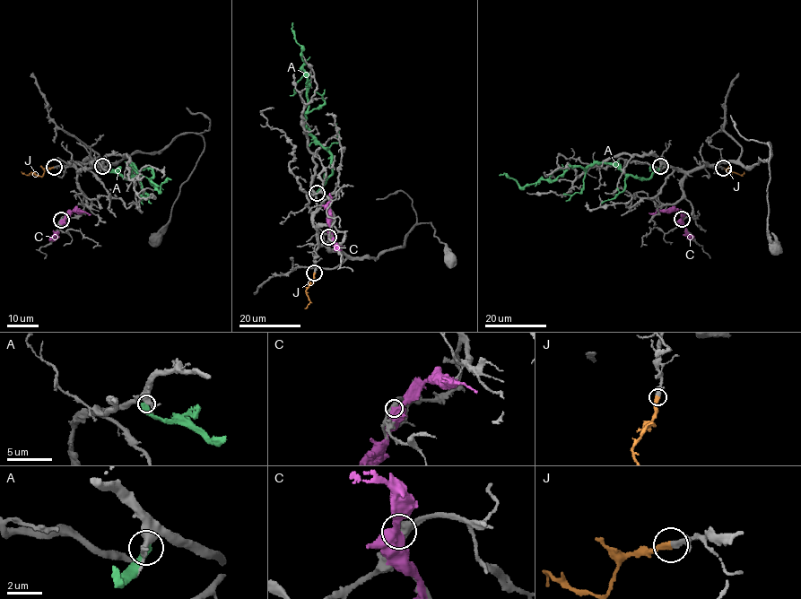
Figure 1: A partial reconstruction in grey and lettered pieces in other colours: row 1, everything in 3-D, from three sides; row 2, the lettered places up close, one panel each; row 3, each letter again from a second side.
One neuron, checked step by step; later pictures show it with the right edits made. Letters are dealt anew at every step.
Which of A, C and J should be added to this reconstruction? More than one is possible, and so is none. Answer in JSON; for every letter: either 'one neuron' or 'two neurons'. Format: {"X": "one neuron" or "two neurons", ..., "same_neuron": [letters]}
{"A": "two neurons", "C": "two neurons", "J": "one neuron", "same_neuron": ["J"]}

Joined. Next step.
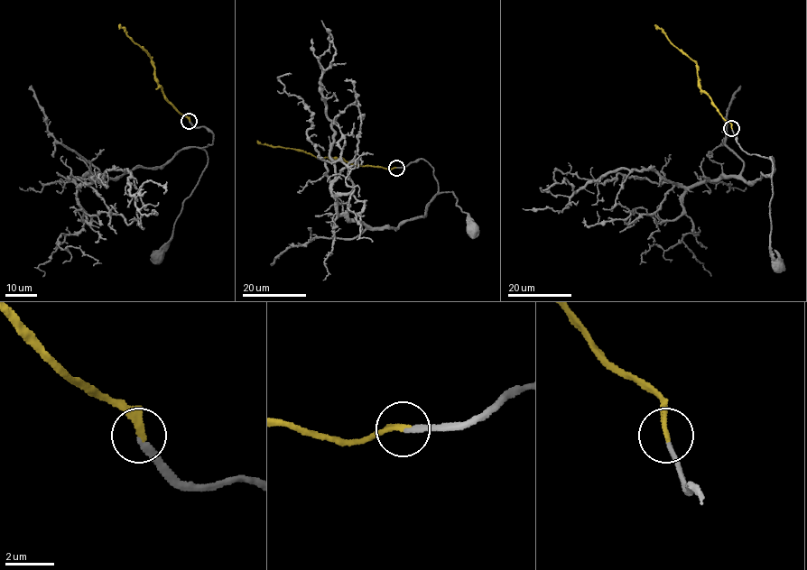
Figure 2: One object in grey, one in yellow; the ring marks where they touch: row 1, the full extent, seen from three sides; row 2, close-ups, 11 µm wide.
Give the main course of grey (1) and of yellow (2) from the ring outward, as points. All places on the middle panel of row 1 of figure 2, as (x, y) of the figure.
1: (396, 168), (426, 160), (433, 169), (438, 191), (454, 192), (456, 206), (468, 214), (474, 229)
2: (396, 168), (361, 166), (338, 159), (316, 158), (304, 151), (262, 144), (257, 140)

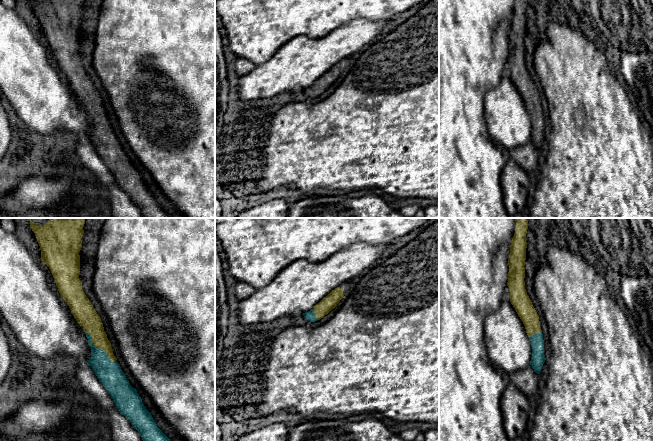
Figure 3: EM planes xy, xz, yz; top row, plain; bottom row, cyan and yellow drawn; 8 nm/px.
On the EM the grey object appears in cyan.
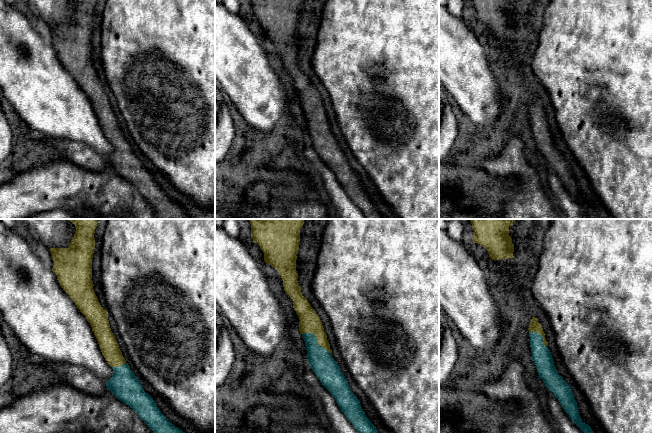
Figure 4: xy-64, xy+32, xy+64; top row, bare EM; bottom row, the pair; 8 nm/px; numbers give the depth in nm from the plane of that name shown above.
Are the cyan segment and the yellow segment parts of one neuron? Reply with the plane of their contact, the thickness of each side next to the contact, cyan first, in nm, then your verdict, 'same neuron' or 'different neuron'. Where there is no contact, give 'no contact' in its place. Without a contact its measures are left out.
contact in xy; calibres 200 and 160 nm; same neuron

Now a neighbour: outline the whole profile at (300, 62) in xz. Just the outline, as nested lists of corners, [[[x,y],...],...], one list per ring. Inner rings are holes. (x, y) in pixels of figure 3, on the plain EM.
[[[355,19],[338,26],[326,37],[294,37],[266,62],[239,77],[240,100],[270,98],[310,87],[342,59],[375,42],[389,20]]]

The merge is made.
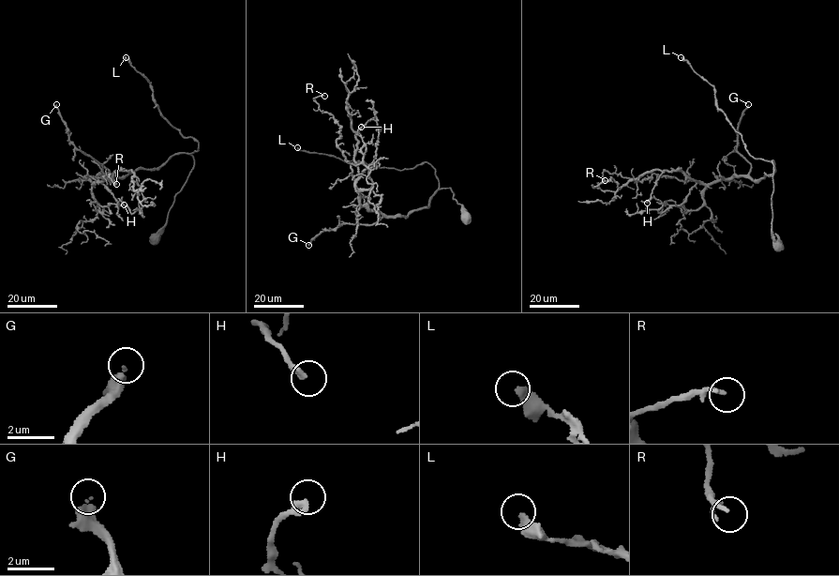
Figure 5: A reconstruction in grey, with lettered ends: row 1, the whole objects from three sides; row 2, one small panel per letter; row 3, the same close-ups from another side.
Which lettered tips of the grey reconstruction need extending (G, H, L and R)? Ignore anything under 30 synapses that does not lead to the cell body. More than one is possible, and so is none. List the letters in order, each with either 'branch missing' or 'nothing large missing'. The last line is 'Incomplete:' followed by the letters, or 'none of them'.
G: branch missing
H: nothing large missing
L: nothing large missing
R: nothing large missing
Incomplete: G

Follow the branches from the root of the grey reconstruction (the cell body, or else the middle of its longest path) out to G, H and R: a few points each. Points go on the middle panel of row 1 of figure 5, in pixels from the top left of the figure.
G: (467, 218), (450, 189), (442, 188), (428, 206), (407, 217), (343, 223), (321, 232), (308, 245)
H: (467, 218), (449, 188), (438, 189), (428, 206), (407, 217), (361, 205), (358, 193), (372, 186), (361, 127)
R: (467, 218), (449, 188), (407, 217), (361, 205), (337, 145), (339, 126), (314, 99), (324, 96)

